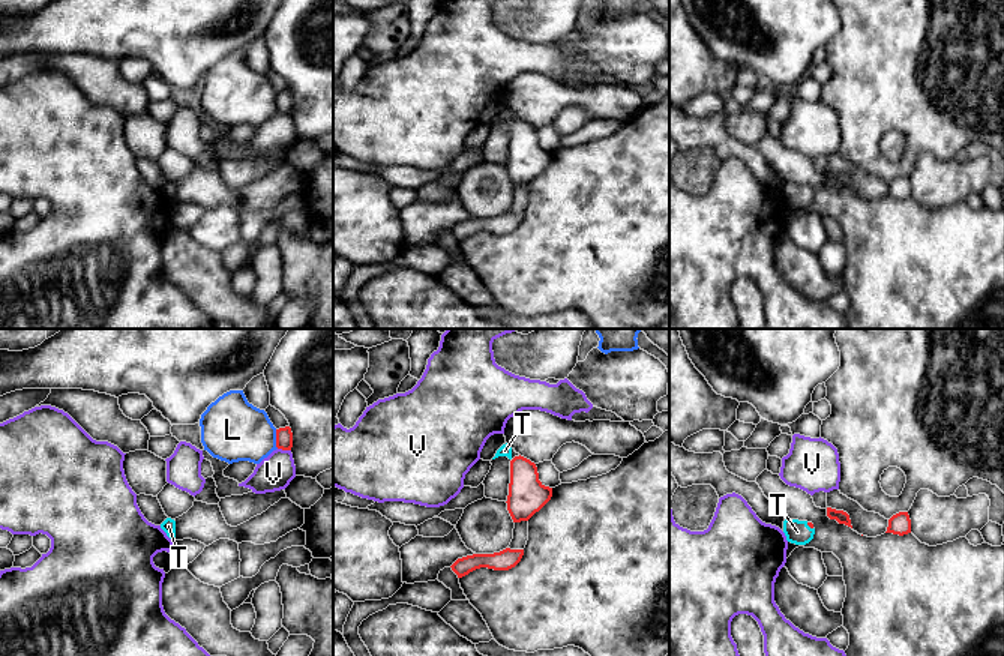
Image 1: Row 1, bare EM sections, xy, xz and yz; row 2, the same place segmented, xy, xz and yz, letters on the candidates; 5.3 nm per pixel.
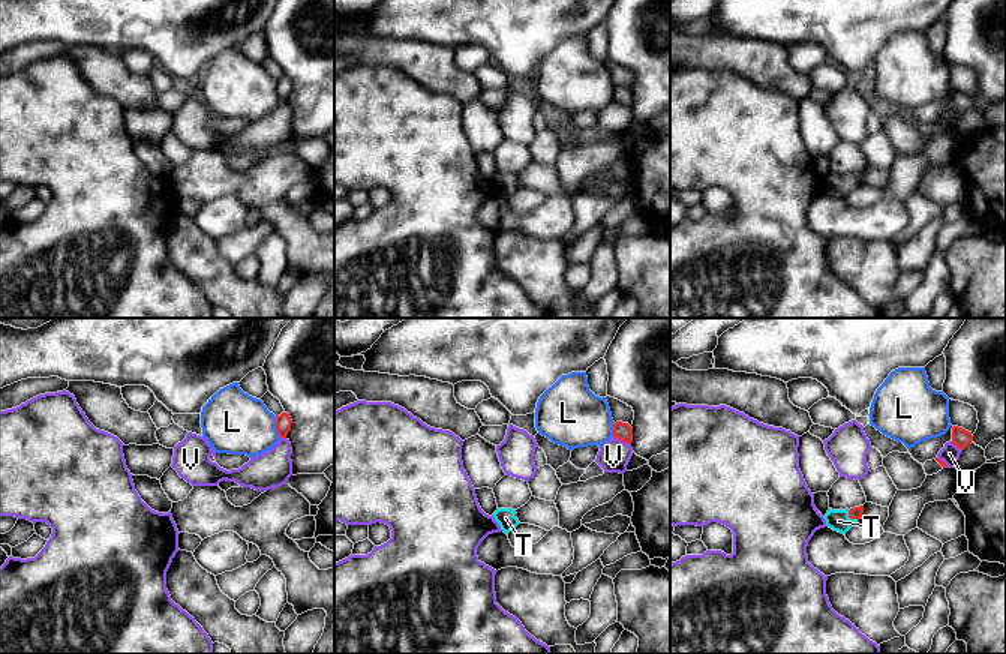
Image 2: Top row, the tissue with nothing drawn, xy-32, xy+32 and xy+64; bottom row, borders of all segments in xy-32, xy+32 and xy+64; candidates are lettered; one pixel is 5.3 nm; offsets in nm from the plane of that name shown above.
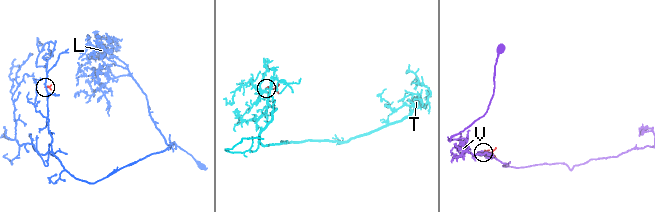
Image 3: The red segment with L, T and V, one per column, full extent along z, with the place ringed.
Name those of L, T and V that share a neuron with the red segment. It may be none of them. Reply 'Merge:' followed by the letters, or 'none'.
Merge: T

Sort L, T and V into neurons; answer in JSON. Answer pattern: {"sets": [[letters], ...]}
{"sets": [["L"], ["T"], ["V"]]}

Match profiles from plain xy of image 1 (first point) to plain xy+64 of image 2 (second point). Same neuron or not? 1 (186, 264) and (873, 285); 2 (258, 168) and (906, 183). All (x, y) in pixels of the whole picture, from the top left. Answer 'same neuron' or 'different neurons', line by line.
1: same neuron
2: same neuron

